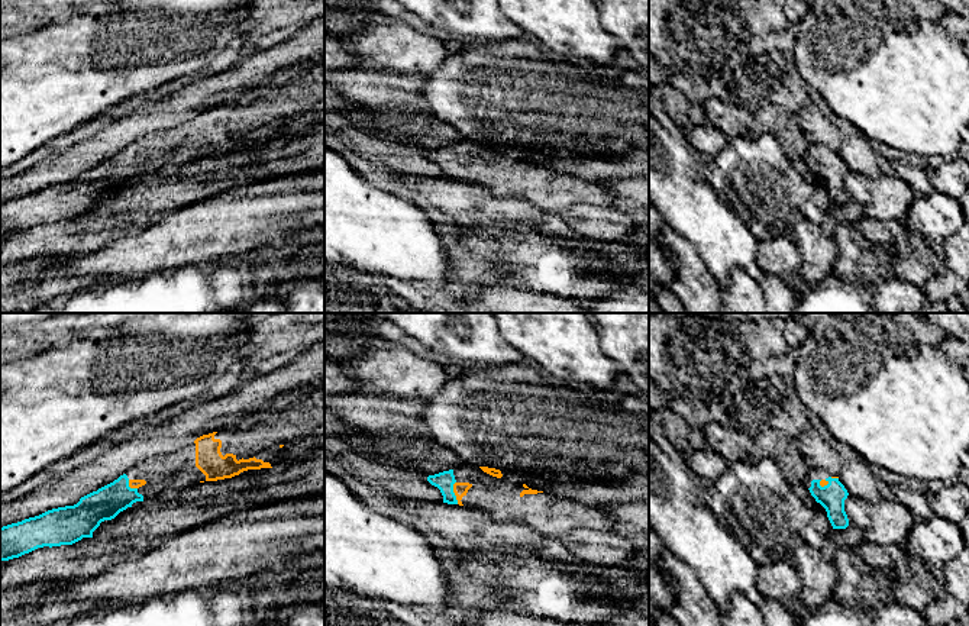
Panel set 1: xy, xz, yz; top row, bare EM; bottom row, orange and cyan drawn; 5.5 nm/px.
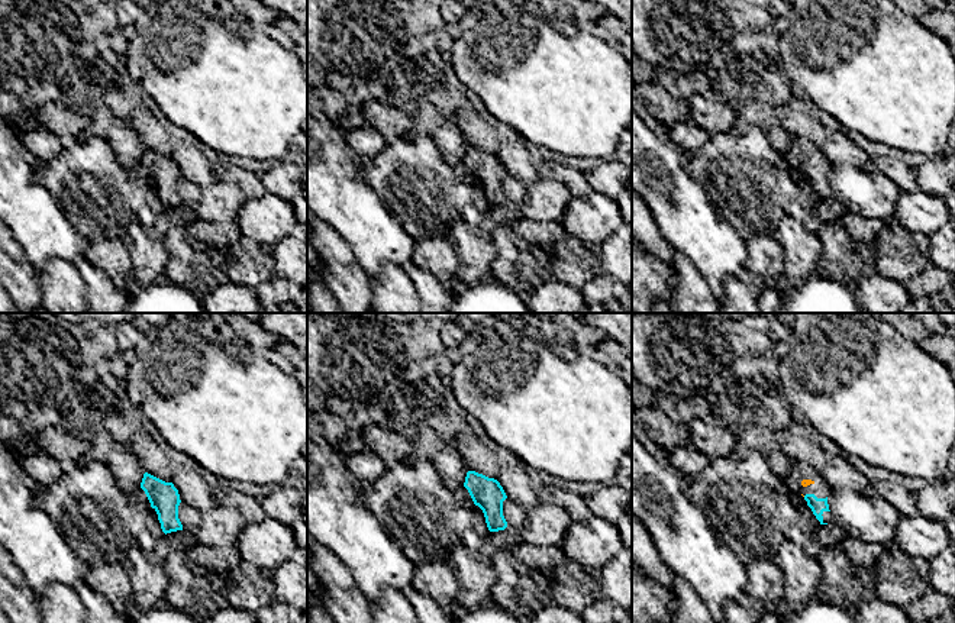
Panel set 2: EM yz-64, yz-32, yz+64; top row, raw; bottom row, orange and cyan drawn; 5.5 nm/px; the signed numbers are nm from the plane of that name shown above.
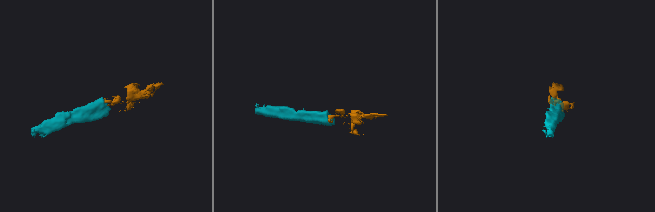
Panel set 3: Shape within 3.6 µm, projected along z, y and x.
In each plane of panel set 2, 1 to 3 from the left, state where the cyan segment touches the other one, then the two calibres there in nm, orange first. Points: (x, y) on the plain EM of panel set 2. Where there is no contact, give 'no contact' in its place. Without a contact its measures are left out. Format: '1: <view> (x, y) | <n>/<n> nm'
1: no contact
2: no contact
3: no contact

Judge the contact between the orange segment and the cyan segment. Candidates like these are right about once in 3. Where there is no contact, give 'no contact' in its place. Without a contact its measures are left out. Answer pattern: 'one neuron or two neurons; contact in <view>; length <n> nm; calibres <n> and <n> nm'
one neuron; contact in xz; length 130 nm; calibres 80 and 100 nm

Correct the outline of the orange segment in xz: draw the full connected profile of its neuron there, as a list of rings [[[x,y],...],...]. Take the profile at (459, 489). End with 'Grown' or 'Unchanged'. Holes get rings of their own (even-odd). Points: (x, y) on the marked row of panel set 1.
[[[453,470],[443,471],[435,475],[429,475],[427,481],[437,487],[443,496],[443,503],[448,504],[462,504],[462,497],[466,496],[468,490],[472,487],[469,483],[458,483],[453,475]]]. Grown

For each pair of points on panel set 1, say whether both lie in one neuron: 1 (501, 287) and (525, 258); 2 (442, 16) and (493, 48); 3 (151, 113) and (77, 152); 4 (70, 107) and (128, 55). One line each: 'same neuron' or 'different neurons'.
1: different neurons
2: different neurons
3: same neuron
4: same neuron

